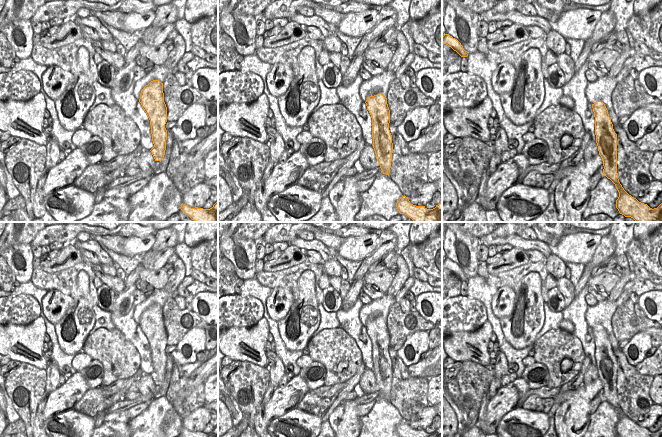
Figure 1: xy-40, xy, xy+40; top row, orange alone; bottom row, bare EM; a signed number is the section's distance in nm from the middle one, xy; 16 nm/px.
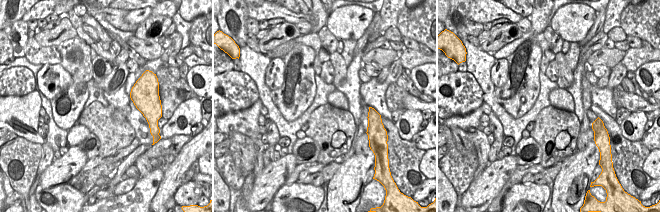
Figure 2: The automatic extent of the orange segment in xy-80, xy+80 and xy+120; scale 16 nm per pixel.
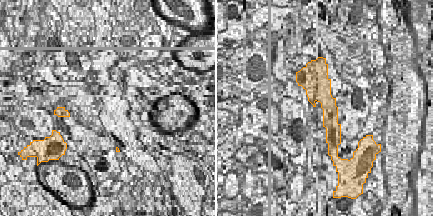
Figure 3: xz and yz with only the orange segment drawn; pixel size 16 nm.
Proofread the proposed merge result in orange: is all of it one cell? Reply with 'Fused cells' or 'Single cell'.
Fused cells.

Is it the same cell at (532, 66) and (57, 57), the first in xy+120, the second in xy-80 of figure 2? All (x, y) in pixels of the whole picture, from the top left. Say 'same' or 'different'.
different

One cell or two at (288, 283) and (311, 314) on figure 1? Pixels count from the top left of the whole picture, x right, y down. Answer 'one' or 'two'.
two

